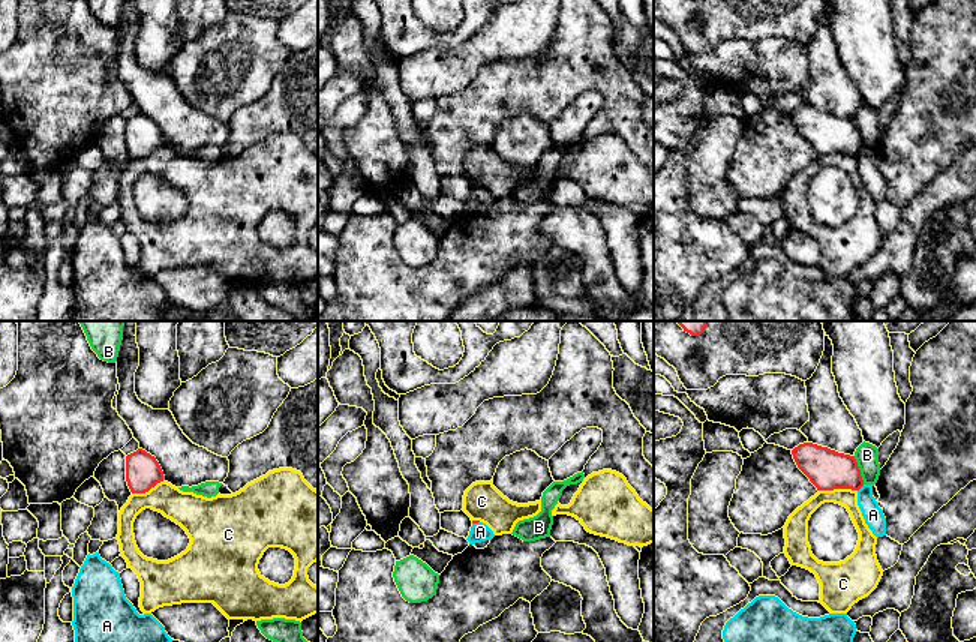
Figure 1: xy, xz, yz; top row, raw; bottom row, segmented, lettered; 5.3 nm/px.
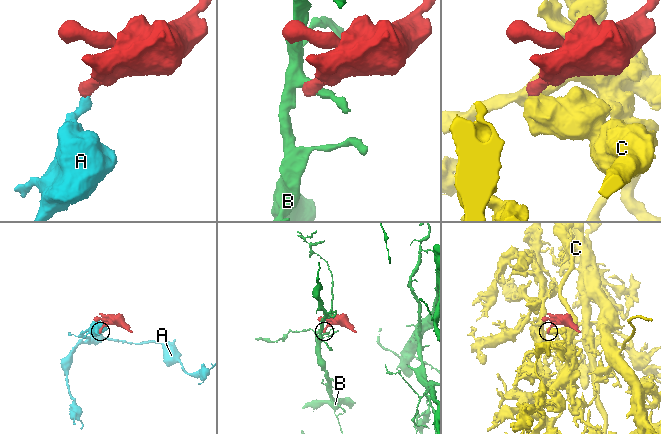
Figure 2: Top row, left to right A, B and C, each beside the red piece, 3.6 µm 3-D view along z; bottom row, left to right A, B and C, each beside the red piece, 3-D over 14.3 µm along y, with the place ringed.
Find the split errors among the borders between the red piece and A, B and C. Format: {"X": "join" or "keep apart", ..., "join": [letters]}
{"A": "keep apart", "B": "keep apart", "C": "keep apart", "join": []}

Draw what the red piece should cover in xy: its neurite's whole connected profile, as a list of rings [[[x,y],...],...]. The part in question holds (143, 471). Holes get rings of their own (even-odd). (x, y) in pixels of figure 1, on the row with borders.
[[[138,448],[126,456],[126,482],[132,494],[145,494],[163,482],[163,471],[154,456]]]

